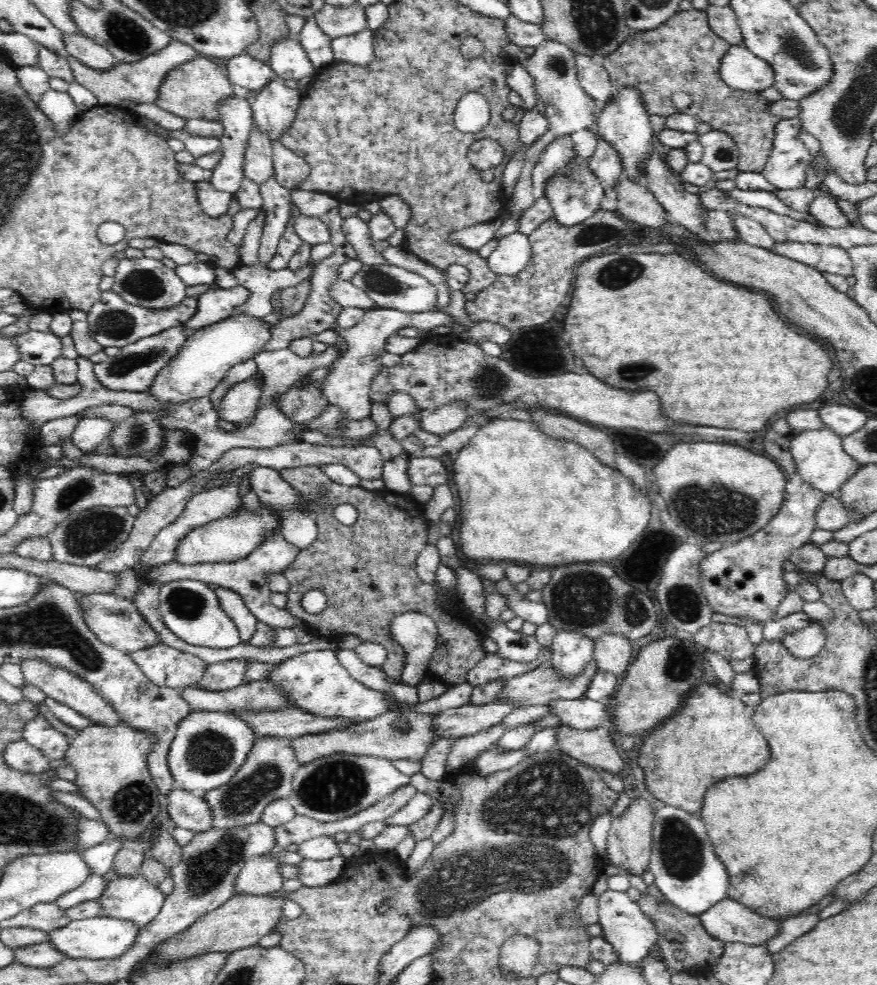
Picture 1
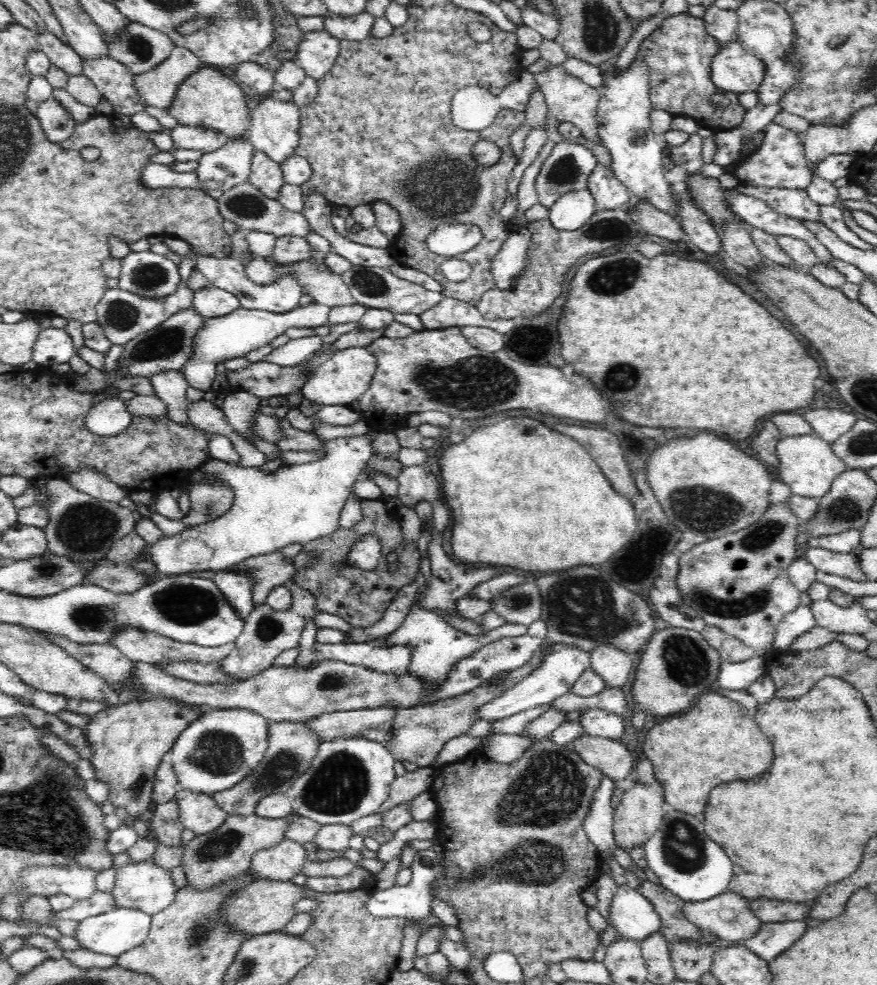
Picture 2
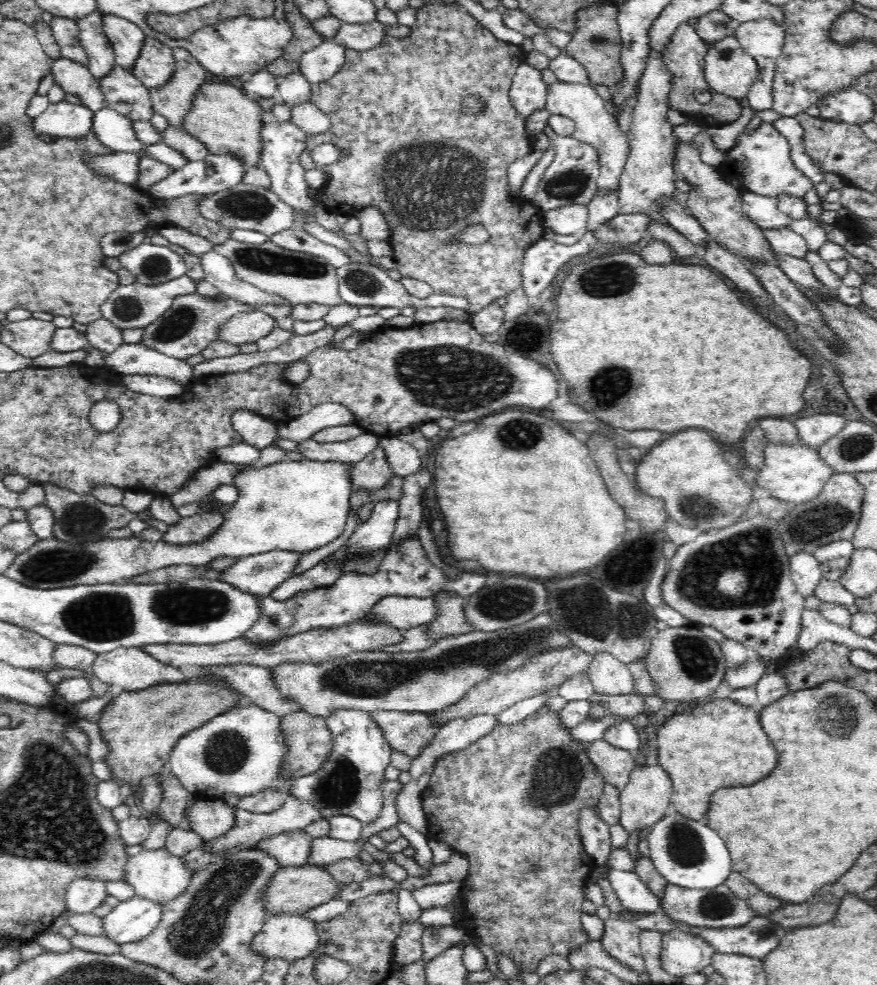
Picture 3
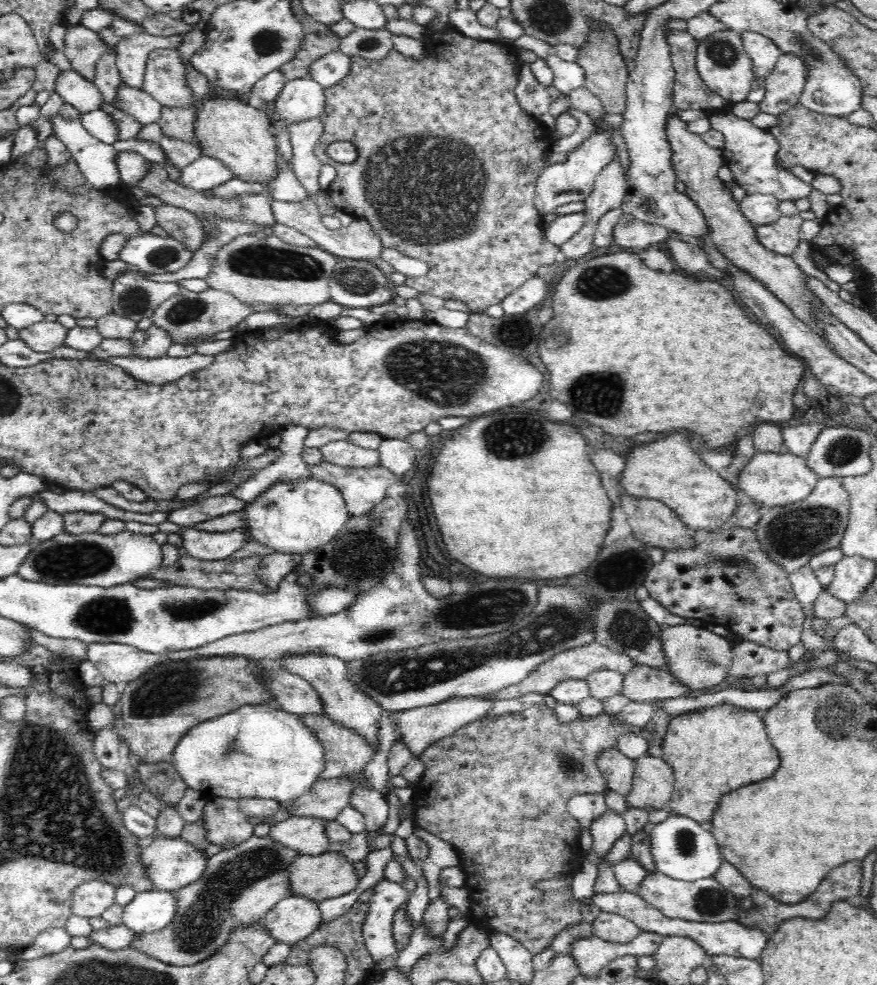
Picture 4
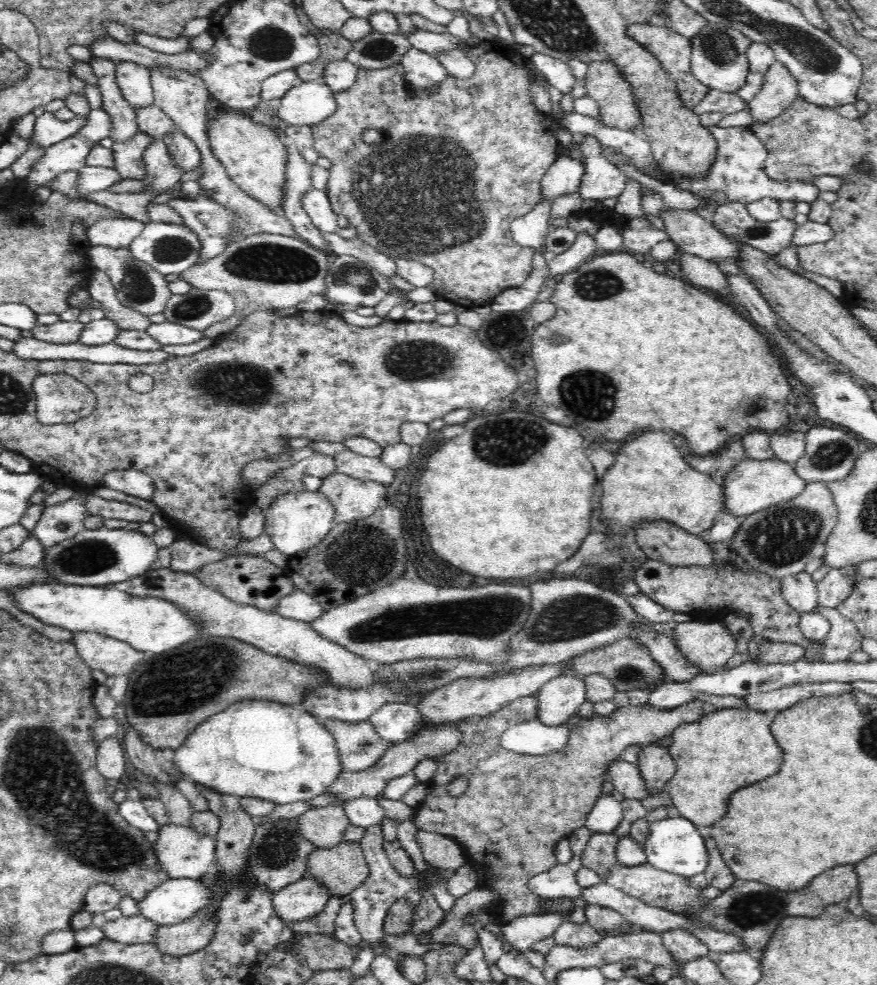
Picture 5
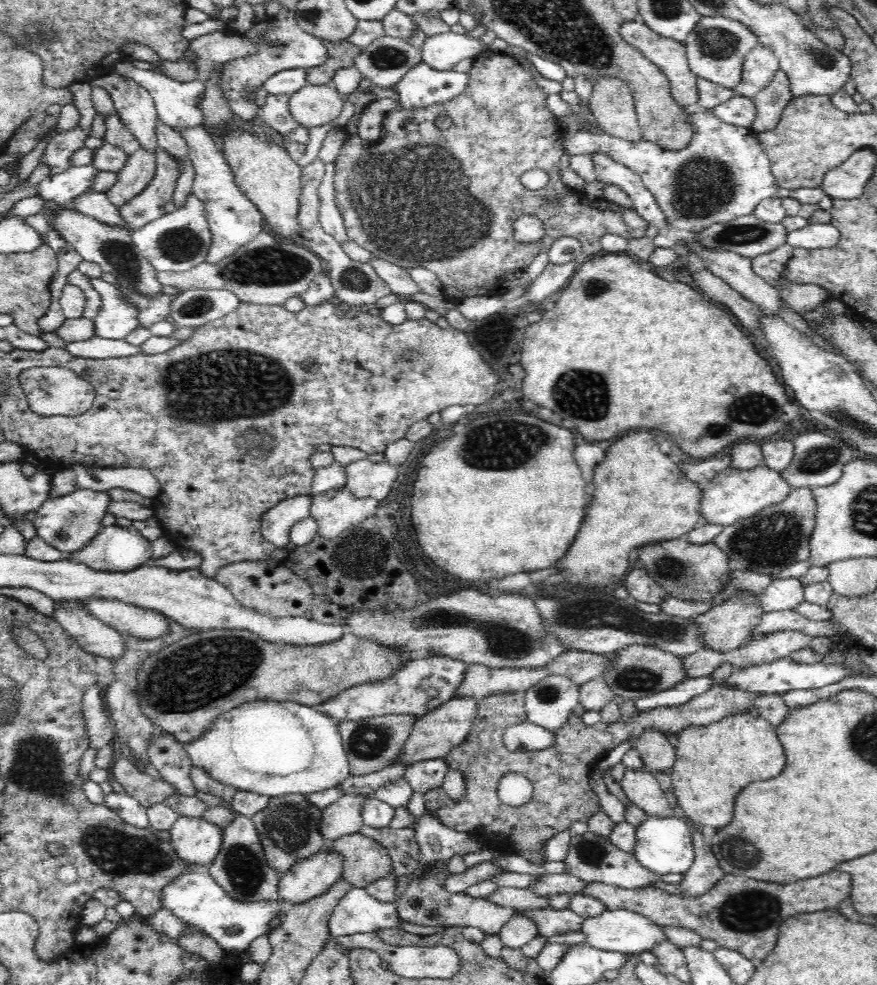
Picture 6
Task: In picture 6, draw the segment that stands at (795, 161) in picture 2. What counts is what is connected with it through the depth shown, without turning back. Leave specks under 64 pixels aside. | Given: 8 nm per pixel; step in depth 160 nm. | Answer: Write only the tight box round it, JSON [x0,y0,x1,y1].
[564,109,826,234]

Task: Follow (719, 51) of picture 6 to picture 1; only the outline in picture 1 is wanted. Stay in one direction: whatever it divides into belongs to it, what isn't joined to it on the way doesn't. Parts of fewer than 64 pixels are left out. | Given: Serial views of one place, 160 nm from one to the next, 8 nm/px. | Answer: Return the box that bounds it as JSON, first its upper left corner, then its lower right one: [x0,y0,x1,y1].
[720,45,775,92]

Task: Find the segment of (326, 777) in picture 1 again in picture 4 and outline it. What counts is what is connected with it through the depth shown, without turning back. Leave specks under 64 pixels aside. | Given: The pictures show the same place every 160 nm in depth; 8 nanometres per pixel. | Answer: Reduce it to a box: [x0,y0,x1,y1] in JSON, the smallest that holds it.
[275,653,389,848]

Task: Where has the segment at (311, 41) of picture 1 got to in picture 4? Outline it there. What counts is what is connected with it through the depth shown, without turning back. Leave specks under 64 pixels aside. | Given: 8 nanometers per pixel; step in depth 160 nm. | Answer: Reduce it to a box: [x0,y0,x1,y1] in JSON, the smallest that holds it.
[309,52,350,88]

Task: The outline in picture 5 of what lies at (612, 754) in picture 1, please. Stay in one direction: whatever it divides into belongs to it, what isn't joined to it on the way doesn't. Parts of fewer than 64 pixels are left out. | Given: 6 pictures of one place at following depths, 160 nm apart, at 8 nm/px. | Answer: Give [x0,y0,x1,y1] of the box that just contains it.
[607,758,650,802]

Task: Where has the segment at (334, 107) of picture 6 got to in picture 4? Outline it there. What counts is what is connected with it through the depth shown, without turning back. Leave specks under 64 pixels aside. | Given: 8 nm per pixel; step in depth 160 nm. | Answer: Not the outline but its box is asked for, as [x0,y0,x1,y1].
[273,76,324,123]

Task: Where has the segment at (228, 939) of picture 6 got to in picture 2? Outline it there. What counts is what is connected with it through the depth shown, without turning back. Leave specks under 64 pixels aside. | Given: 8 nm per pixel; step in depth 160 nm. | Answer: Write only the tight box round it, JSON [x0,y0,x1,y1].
[74,906,152,958]

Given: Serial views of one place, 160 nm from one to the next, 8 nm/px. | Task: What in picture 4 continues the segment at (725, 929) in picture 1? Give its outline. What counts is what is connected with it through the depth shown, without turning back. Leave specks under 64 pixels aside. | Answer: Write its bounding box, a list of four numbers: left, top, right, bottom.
[637,872,738,923]

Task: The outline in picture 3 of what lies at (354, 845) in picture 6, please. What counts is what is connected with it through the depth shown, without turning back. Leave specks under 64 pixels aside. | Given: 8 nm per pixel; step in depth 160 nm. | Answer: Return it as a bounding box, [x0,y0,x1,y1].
[262,866,345,914]

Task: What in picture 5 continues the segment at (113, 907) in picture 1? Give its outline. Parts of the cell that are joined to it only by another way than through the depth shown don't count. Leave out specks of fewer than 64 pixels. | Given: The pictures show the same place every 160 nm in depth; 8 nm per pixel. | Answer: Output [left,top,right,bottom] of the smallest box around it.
[155,824,216,878]

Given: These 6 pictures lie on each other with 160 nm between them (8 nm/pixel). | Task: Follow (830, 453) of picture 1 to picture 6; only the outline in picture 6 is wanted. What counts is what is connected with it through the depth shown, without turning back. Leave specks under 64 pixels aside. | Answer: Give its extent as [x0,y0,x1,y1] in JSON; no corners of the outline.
[699,464,791,526]

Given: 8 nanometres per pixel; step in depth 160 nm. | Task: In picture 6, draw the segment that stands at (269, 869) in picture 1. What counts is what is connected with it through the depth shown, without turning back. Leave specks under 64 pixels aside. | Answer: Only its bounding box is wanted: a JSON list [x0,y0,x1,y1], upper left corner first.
[320,793,372,843]

